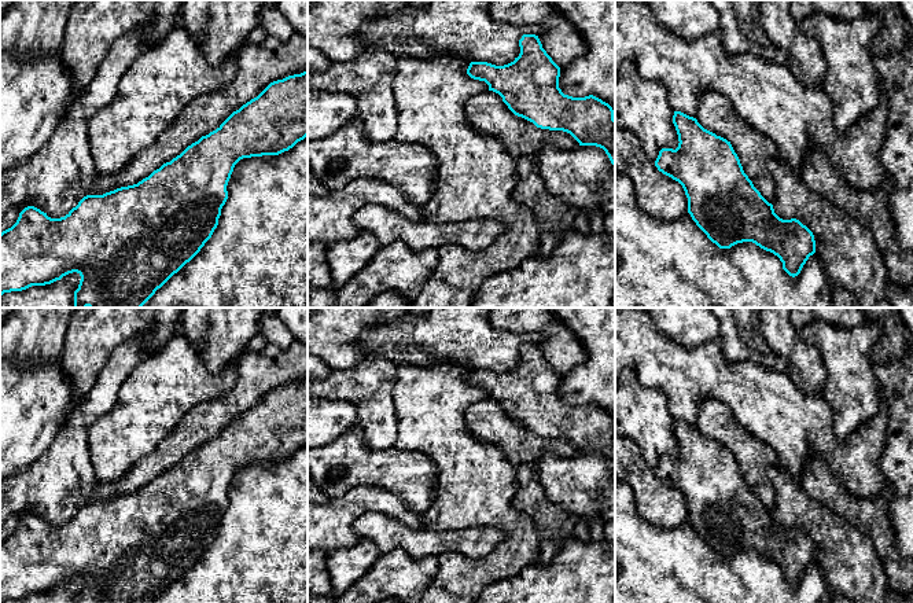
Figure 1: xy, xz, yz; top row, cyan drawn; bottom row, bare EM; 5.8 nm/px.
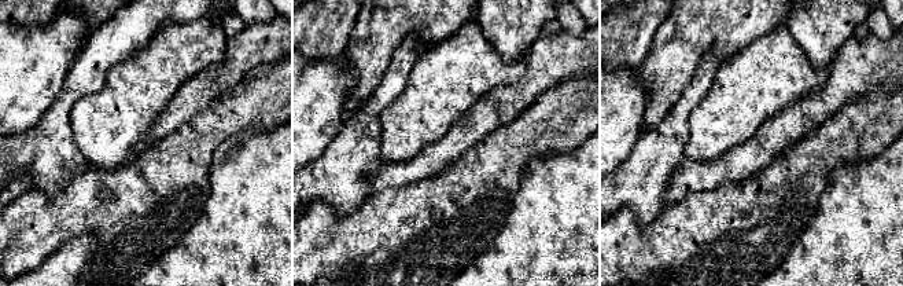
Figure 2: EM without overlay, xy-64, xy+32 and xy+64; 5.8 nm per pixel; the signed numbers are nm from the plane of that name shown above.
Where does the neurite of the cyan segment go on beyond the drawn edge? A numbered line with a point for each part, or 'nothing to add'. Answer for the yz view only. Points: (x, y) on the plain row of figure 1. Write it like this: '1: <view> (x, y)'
nothing to add

